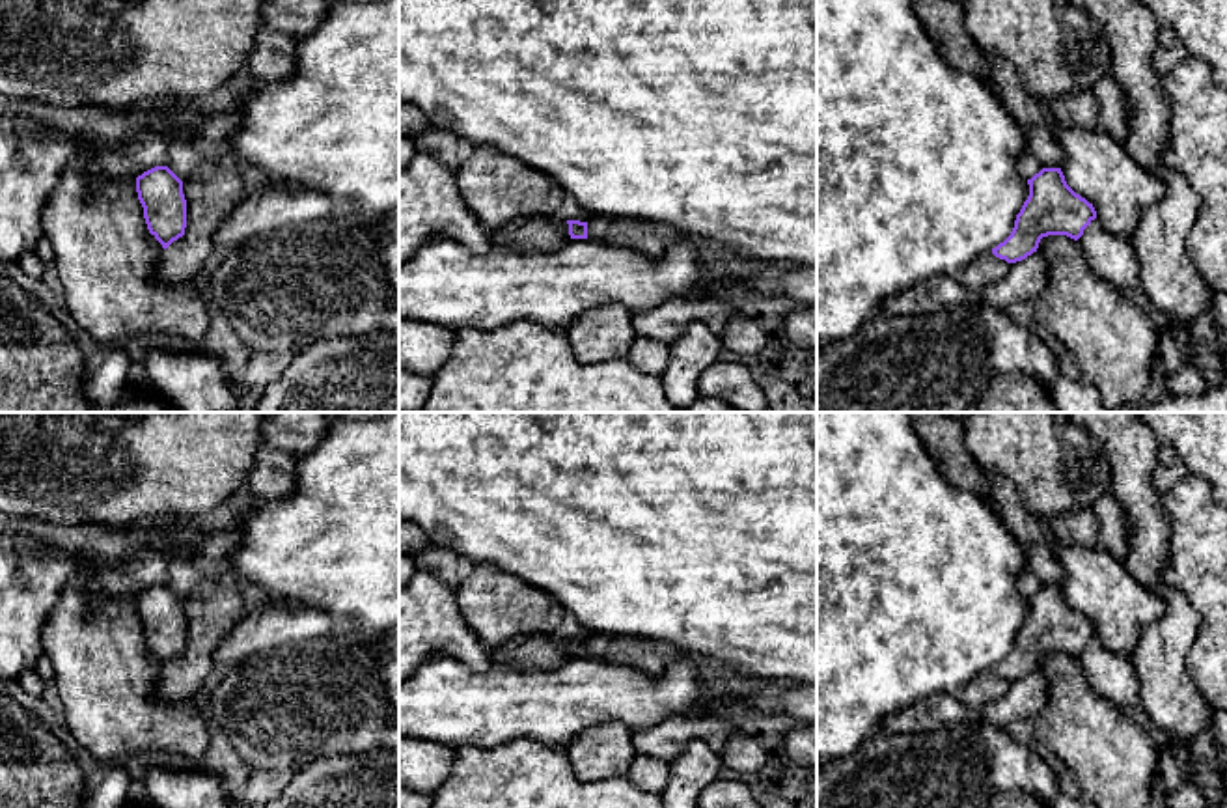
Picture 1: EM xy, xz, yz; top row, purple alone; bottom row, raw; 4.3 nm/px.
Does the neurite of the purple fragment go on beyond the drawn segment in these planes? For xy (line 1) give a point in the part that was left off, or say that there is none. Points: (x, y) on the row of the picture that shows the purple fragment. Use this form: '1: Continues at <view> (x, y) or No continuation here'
1: No continuation here

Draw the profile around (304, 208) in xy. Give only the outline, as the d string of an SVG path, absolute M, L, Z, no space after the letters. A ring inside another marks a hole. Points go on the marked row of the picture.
M332 0L319 28L296 41L296 75L283 82L259 80L241 103L237 114L239 123L226 138L220 151L257 168L263 174L263 181L255 190L246 192L220 220L213 235L216 250L224 252L235 248L254 235L280 228L351 216L384 218L386 215L399 211L399 0Z

